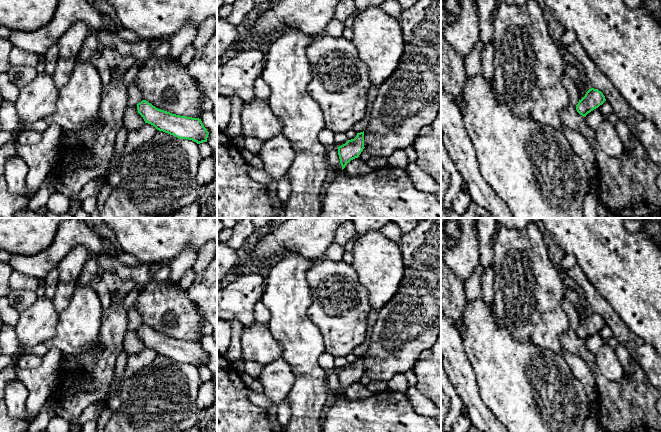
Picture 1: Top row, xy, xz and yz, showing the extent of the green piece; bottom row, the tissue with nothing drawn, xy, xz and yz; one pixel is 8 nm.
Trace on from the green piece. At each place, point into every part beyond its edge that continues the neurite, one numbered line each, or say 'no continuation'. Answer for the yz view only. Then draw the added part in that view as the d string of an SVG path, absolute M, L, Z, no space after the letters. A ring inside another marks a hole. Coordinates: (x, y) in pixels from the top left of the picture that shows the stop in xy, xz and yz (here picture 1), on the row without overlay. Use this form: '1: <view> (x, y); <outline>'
no continuation

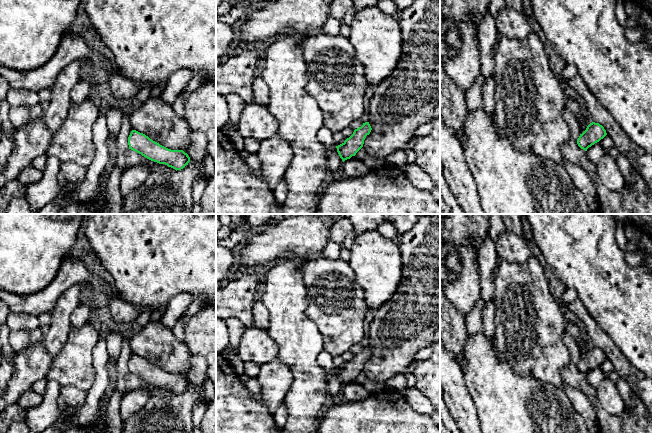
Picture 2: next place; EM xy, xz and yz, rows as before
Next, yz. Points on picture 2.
no continuation

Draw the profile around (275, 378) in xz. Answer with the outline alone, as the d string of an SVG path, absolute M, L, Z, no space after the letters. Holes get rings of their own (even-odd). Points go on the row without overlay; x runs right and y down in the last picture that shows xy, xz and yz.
M276 358L260 366L257 380L265 405L273 414L284 402L293 381L293 374L287 365Z

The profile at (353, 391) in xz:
M350 382L343 386L340 398L345 402L352 402L357 400L366 399L369 392L358 382Z

